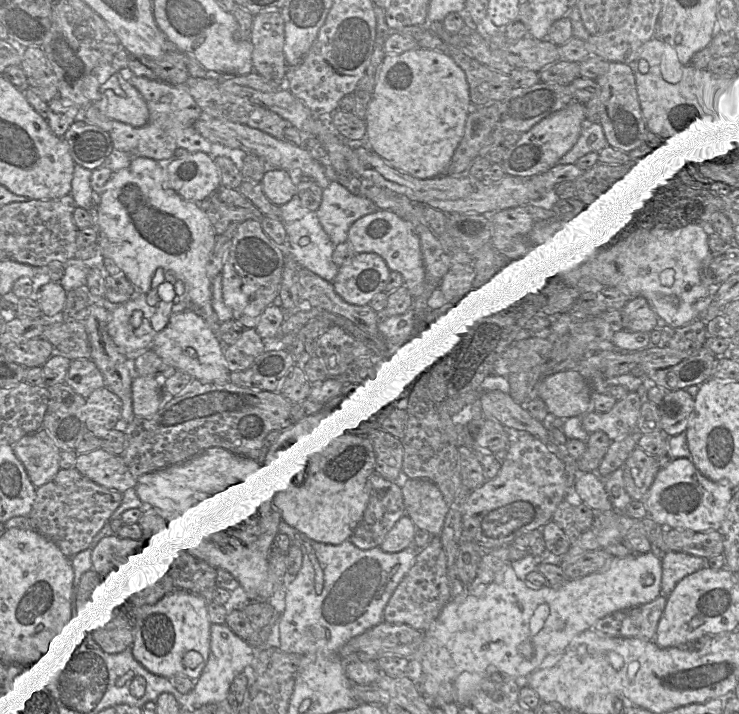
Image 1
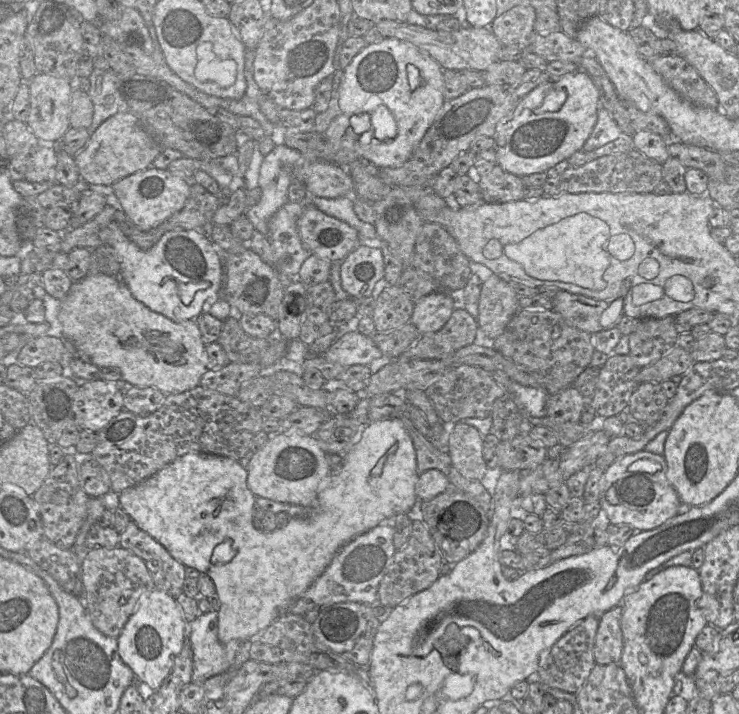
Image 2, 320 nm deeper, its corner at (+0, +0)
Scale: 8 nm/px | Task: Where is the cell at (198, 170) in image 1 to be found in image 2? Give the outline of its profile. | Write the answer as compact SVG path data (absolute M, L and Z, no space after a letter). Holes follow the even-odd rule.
M150 167L125 177L112 185L122 210L141 231L149 231L179 212L190 194L191 180L182 178L168 169Z

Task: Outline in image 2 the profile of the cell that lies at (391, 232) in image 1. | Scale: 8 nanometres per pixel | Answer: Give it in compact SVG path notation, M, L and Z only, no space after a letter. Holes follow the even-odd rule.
M307 206L297 222L303 246L330 262L342 261L360 245L356 229L315 206Z

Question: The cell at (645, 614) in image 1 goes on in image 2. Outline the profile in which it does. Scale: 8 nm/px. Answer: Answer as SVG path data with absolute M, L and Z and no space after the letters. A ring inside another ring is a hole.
M619 604L604 612L598 623L594 641L594 659L597 664L619 663L623 651L621 616Z

